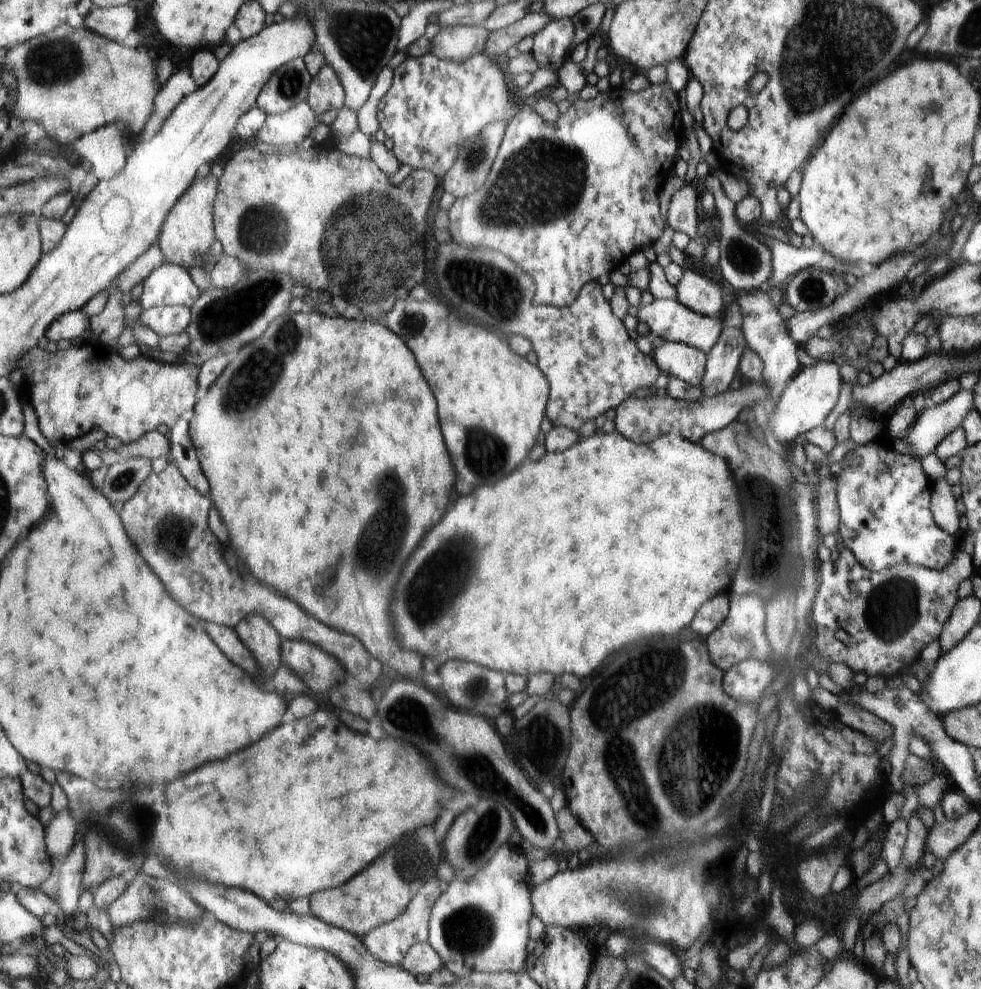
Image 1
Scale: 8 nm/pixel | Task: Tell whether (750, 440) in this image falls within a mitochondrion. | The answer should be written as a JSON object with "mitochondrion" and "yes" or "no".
{"mitochondrion":"no"}

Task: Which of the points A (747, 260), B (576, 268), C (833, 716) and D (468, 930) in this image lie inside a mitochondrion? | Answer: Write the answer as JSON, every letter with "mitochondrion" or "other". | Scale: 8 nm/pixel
{"A":"mitochondrion","B":"other","C":"other","D":"mitochondrion"}

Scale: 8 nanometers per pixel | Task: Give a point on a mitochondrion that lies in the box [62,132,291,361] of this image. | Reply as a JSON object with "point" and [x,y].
{"point":[225,317]}

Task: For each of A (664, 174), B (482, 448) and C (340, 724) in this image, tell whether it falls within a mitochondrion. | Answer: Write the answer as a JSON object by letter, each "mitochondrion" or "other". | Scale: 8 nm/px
{"A":"other","B":"mitochondrion","C":"other"}

